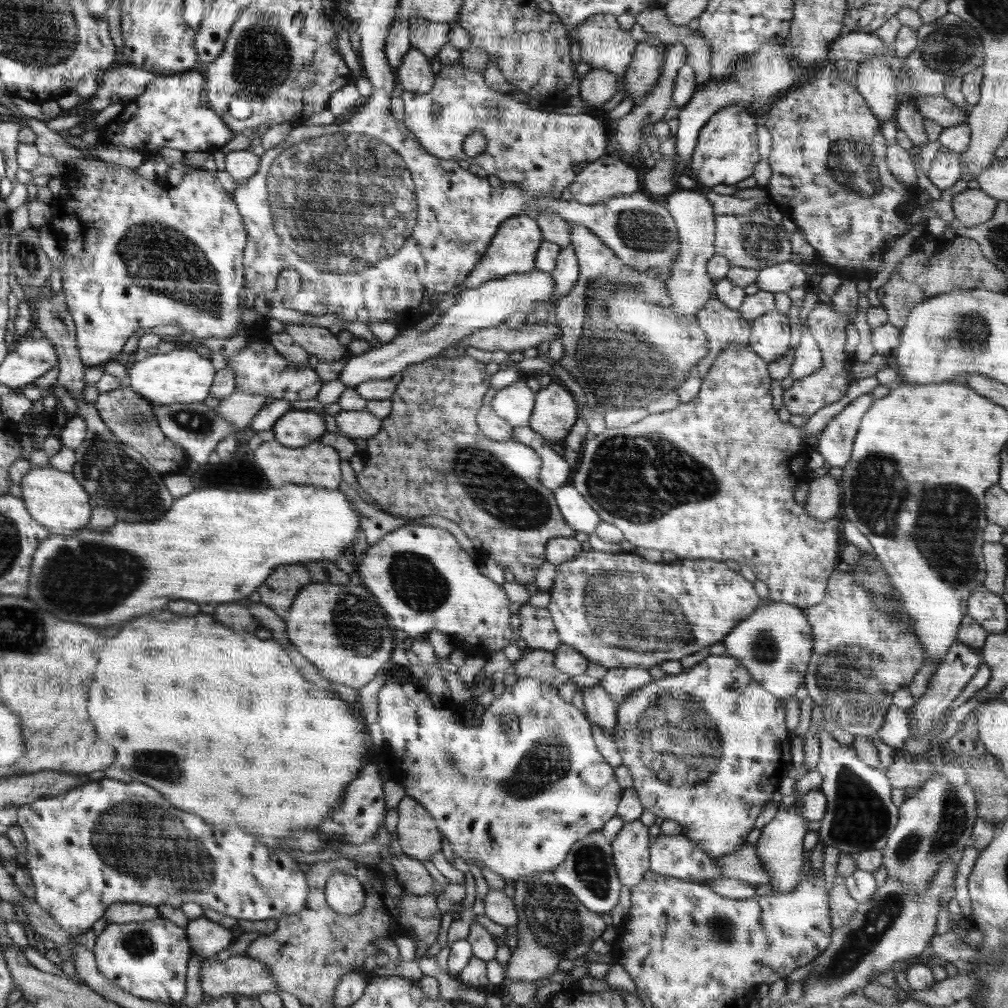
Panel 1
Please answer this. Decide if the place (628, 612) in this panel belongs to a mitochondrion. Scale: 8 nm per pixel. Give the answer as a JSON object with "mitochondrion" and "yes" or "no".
{"mitochondrion":"yes"}

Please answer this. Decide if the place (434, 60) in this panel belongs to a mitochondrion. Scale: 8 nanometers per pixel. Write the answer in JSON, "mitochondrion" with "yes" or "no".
{"mitochondrion":"no"}

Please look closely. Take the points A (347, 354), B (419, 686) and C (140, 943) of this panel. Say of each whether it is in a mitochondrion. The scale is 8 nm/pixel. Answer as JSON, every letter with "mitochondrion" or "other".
{"A":"other","B":"other","C":"mitochondrion"}

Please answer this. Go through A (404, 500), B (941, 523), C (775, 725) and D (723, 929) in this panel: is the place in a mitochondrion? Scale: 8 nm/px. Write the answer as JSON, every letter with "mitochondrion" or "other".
{"A":"other","B":"mitochondrion","C":"other","D":"mitochondrion"}

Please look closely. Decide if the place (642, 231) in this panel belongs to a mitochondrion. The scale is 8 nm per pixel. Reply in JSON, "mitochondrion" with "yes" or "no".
{"mitochondrion":"yes"}

